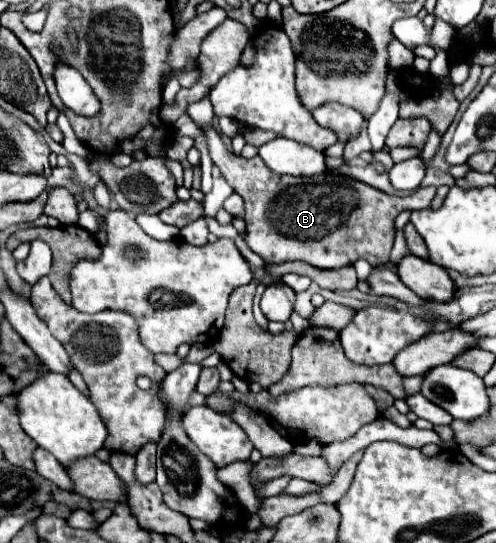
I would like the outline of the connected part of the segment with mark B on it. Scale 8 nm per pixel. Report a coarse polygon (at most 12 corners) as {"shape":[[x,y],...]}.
{"shape":[[210,157],[246,205],[266,263],[388,263],[394,219],[436,187],[390,197],[326,171],[276,175],[236,157]]}

